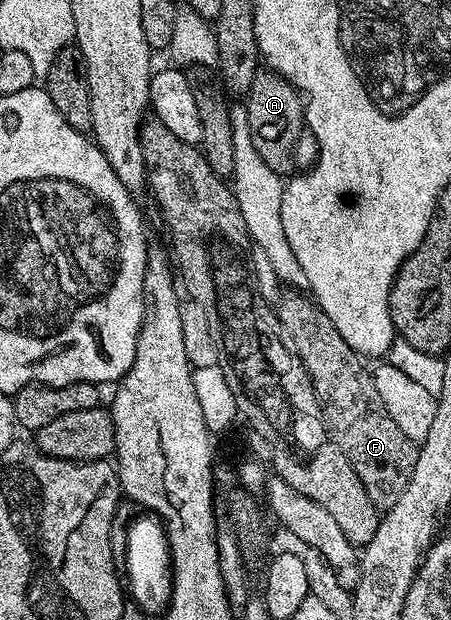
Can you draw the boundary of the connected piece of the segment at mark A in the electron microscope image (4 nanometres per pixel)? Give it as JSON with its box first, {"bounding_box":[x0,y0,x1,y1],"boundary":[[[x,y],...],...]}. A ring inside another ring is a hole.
{"bounding_box":[244,68,306,175],"boundary":[[[268,68],[258,69],[251,80],[249,93],[244,95],[247,124],[251,124],[251,136],[259,156],[267,160],[276,174],[284,175],[289,165],[294,165],[294,142],[306,131],[305,103],[293,85],[281,74]]]}

